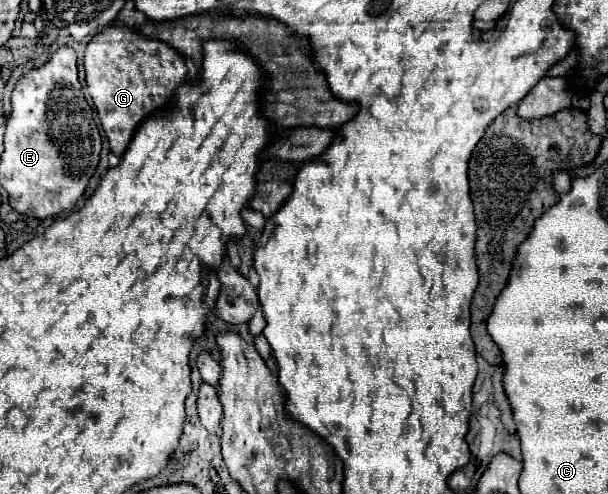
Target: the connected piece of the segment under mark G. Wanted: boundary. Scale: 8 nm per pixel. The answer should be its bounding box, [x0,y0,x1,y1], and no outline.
[84,25,186,157]

